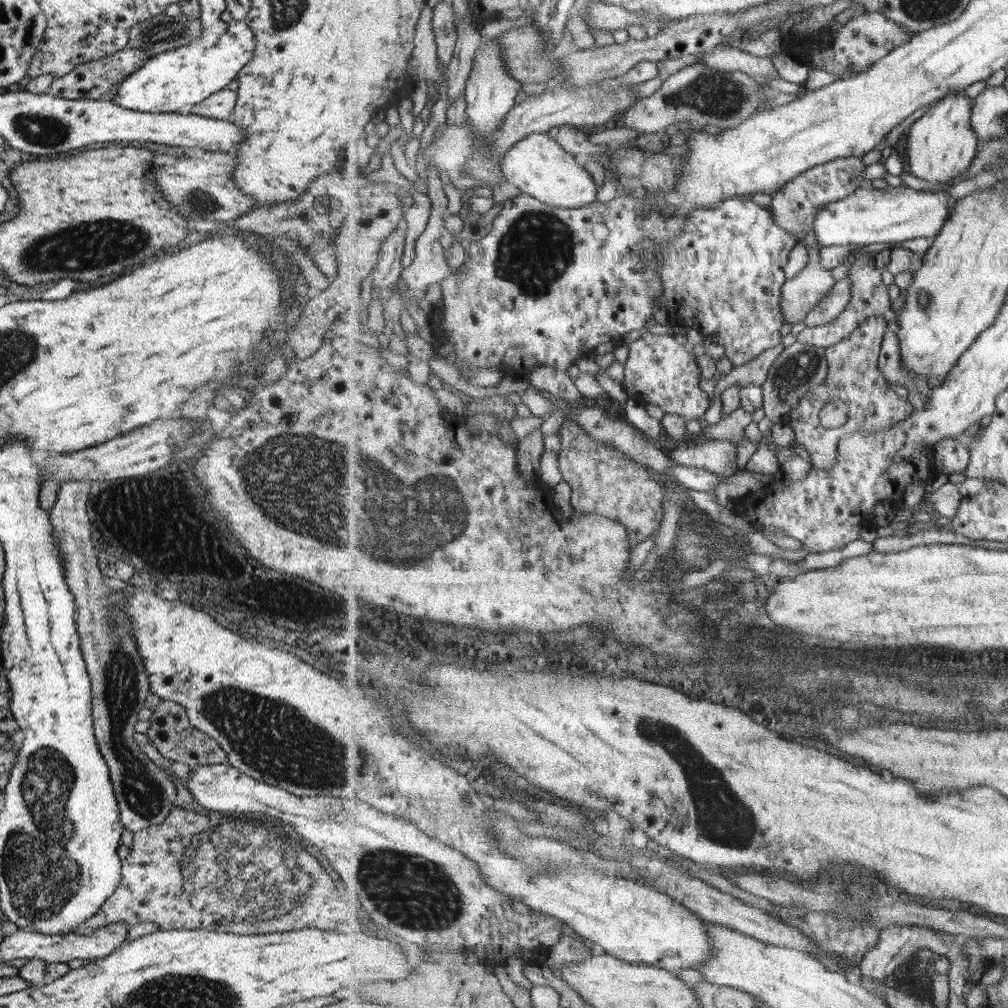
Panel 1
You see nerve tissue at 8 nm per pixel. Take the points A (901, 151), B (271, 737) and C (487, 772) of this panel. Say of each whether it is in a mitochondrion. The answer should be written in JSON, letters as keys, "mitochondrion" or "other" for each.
{"A":"other","B":"mitochondrion","C":"other"}

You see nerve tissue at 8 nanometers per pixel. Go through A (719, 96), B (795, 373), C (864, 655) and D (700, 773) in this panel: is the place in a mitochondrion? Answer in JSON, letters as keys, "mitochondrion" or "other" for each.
{"A":"mitochondrion","B":"mitochondrion","C":"other","D":"mitochondrion"}

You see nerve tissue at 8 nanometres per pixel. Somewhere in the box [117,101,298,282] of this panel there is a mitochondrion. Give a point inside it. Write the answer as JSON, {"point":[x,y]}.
{"point":[200,201]}

